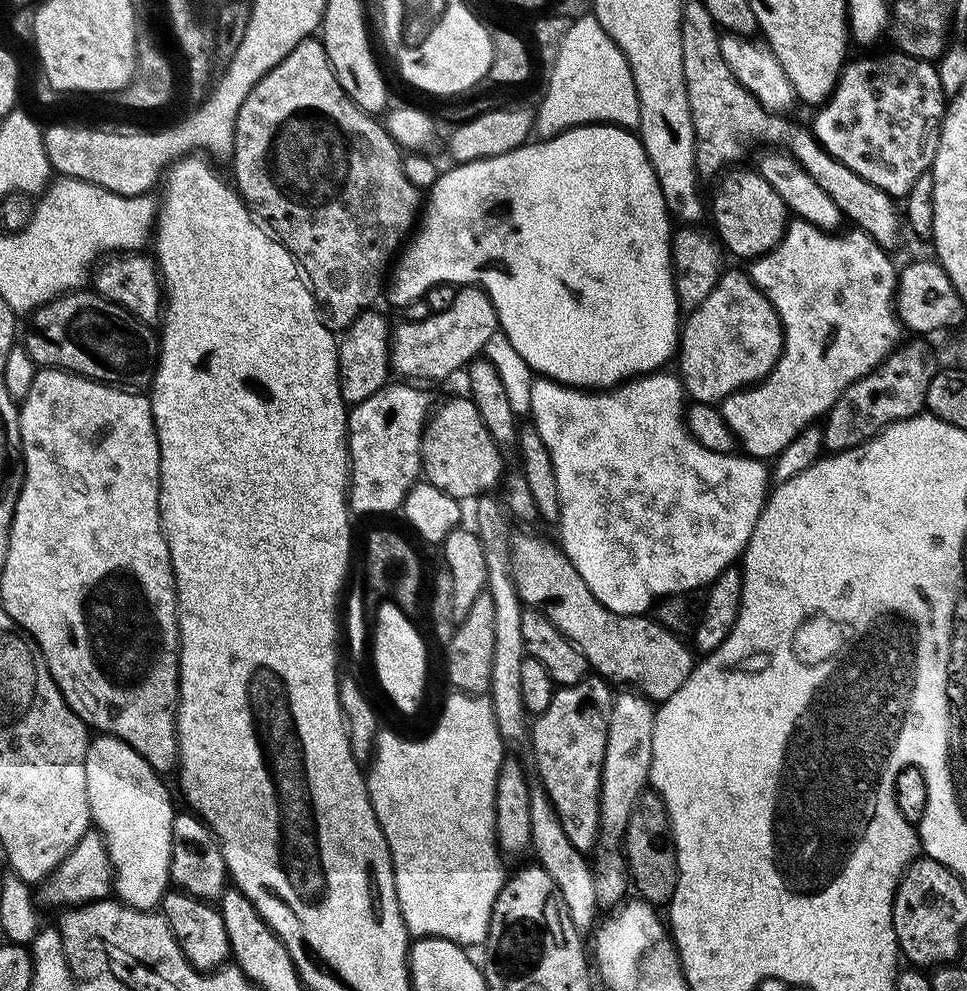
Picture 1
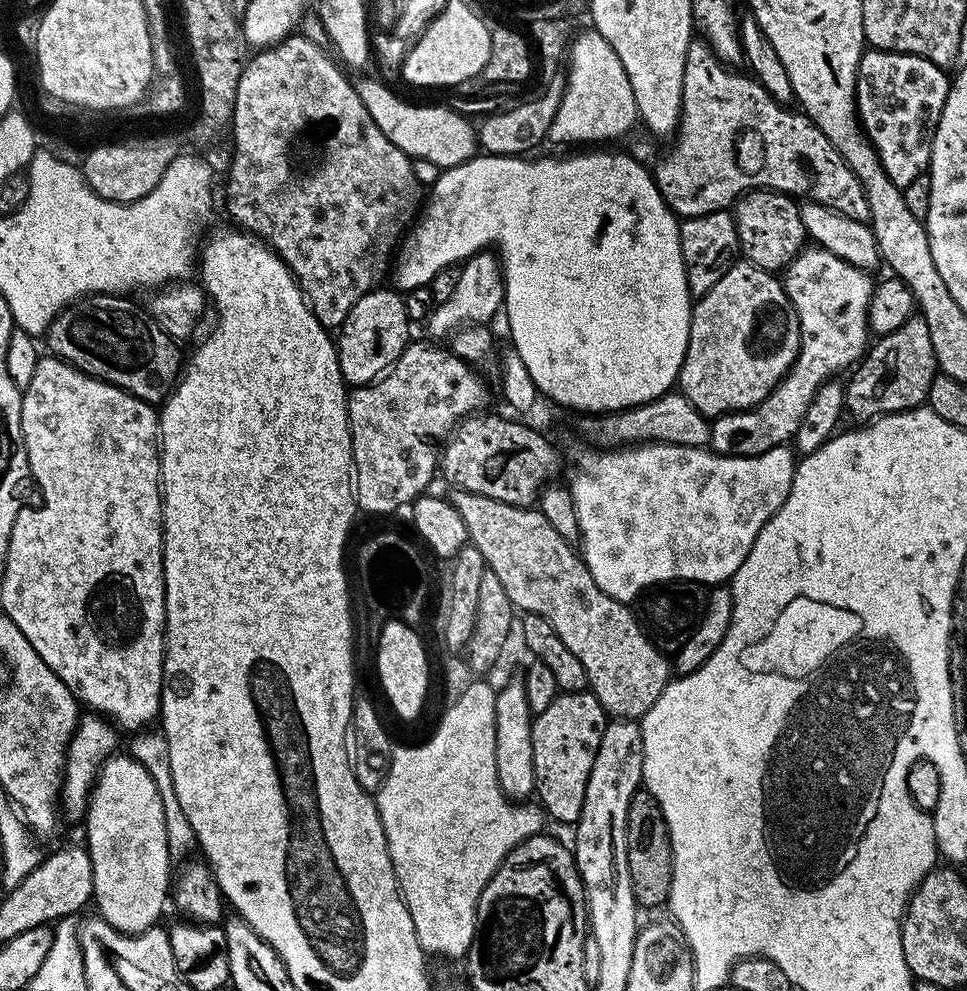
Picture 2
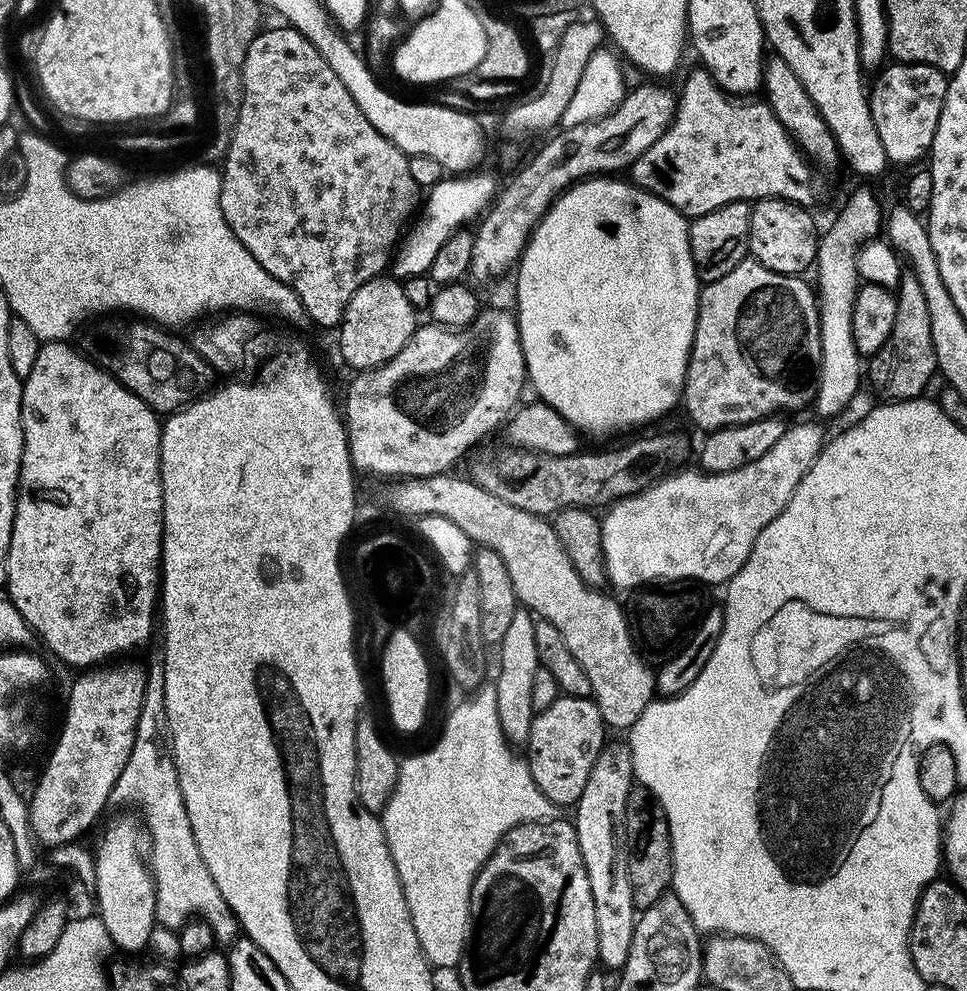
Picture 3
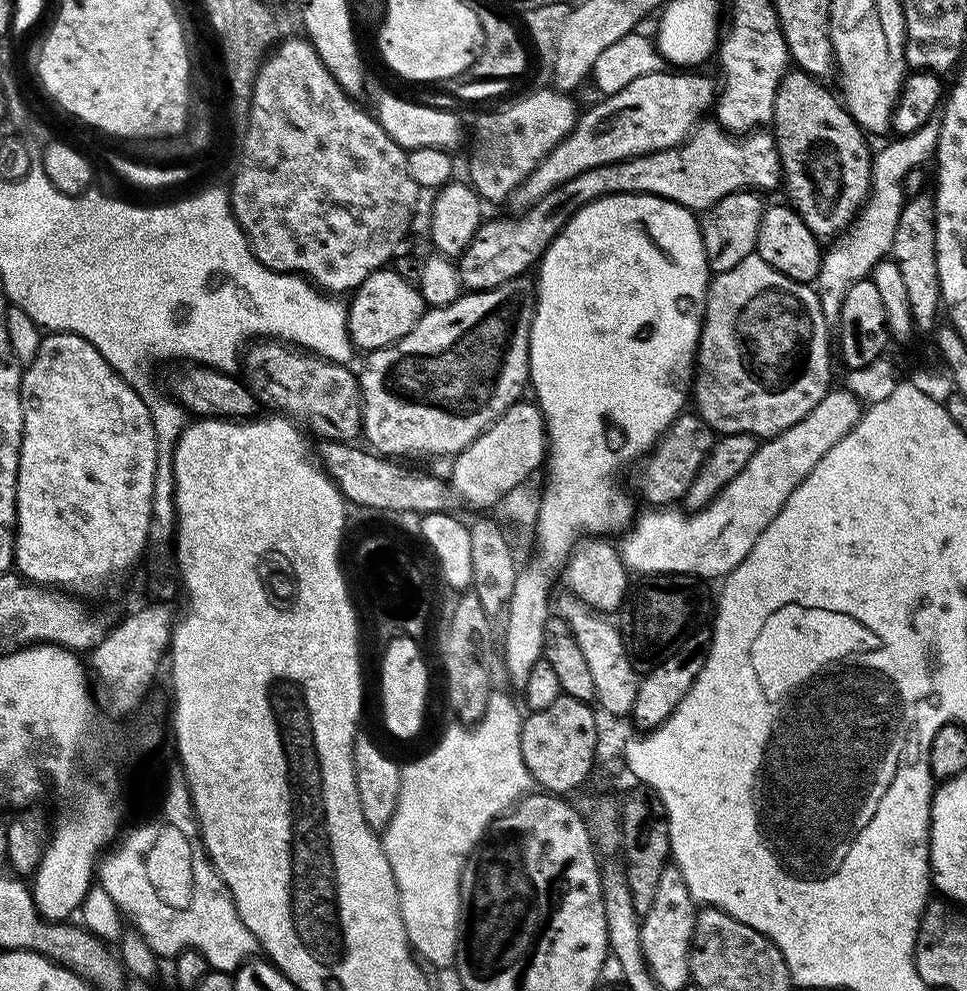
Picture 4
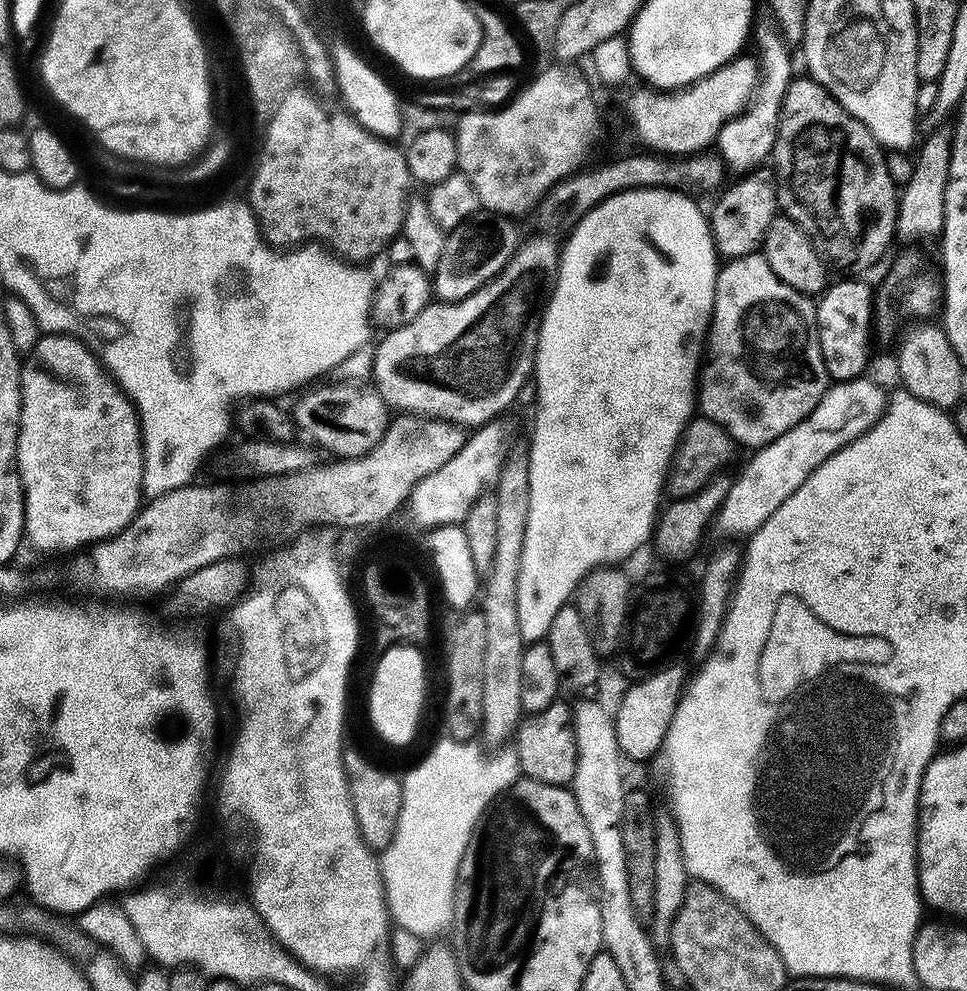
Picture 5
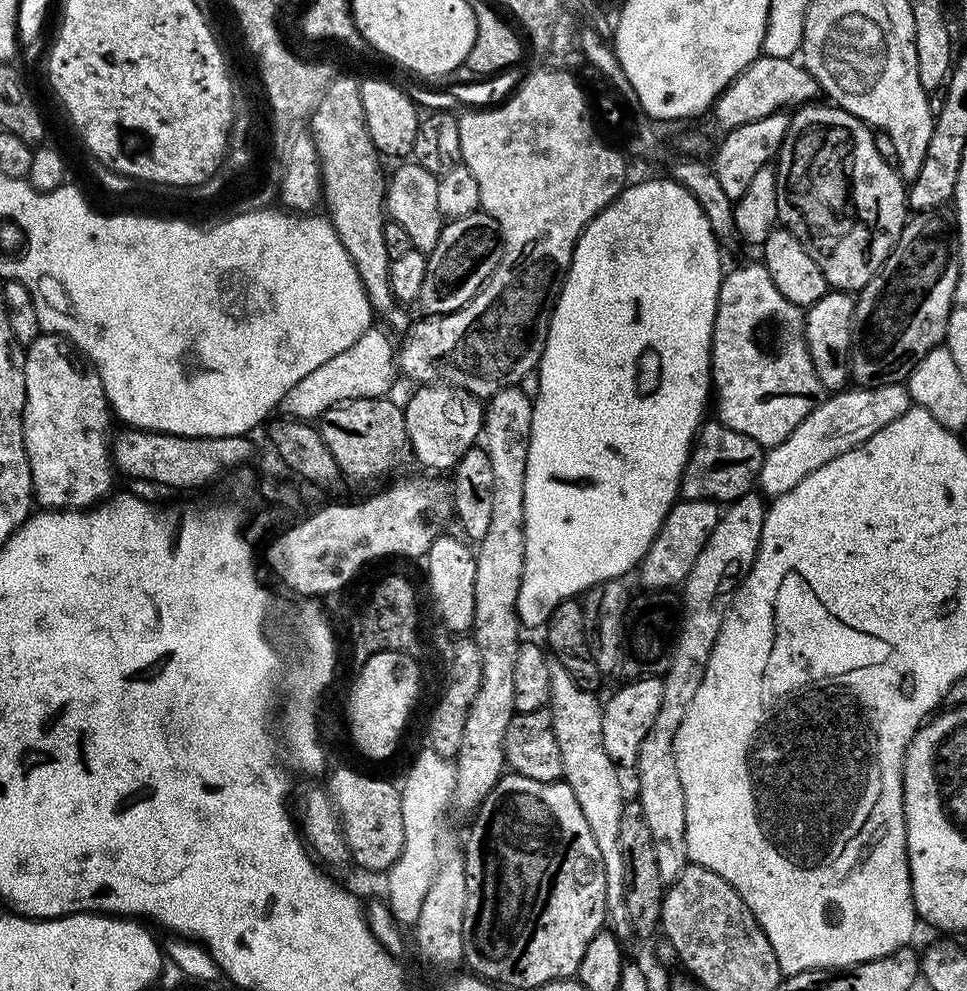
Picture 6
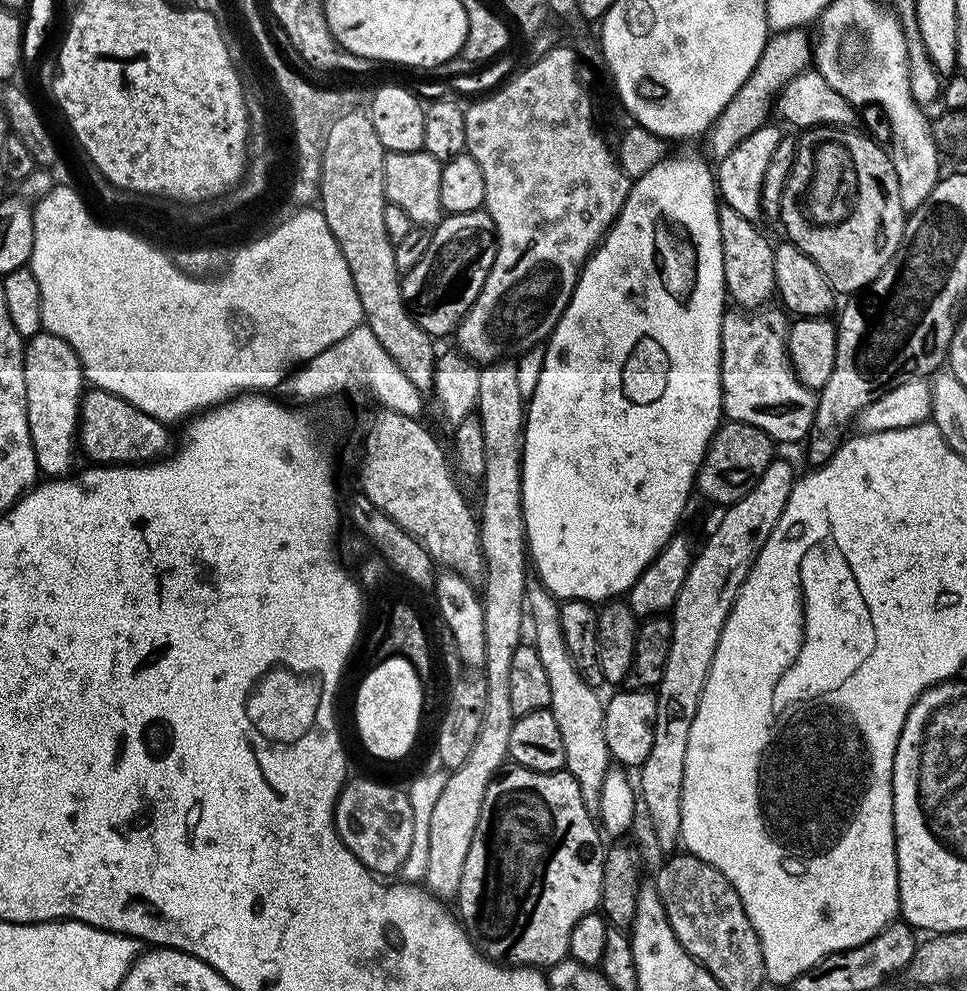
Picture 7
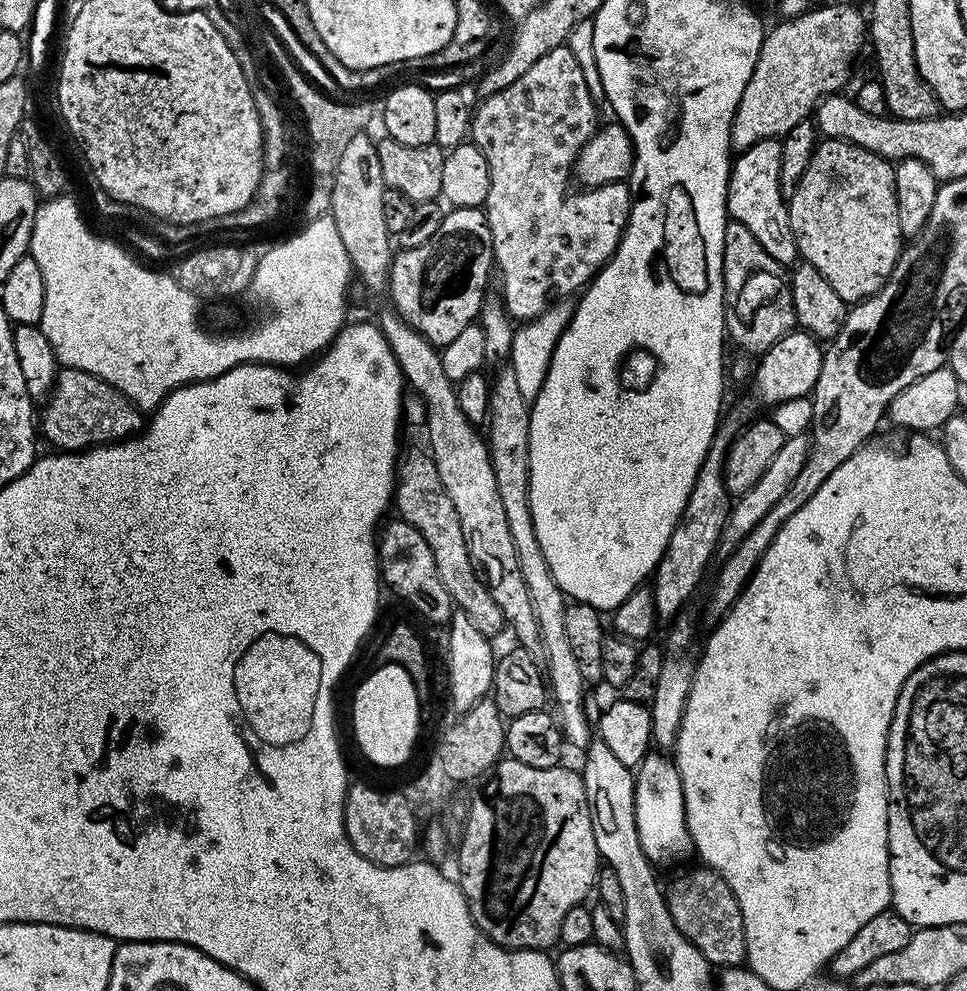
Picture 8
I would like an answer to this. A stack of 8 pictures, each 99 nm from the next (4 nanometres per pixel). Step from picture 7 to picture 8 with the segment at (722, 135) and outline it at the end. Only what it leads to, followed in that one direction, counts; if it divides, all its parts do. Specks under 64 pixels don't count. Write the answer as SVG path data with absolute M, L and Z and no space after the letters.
M828 4L825 8L805 10L798 16L781 19L776 29L765 35L758 62L750 74L750 82L746 82L746 90L742 90L742 98L738 102L738 110L732 119L732 147L737 153L745 152L763 140L782 138L798 122L809 119L813 115L814 106L826 96L841 91L840 88L848 80L848 71L852 68L852 59L866 44L866 16L852 4Z

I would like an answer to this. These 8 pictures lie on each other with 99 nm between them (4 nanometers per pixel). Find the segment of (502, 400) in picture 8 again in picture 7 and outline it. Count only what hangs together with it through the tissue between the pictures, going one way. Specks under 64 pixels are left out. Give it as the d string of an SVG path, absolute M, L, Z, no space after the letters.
M530 578L526 582L524 587L524 602L526 605L526 616L530 621L530 640L531 643L535 644L538 650L538 658L542 658L542 667L546 670L546 678L550 682L550 702L552 703L550 711L554 714L554 722L558 722L558 730L562 733L562 746L566 746L566 762L564 768L570 775L578 782L578 790L582 790L582 798L586 802L586 806L590 810L599 809L600 806L600 795L602 794L602 782L606 778L606 774L610 770L610 757L608 754L608 747L606 746L606 734L604 733L604 705L605 701L600 700L601 693L597 689L592 688L586 682L582 682L582 674L578 674L578 666L574 666L574 662L570 658L570 650L566 650L566 638L562 638L562 622L560 621L560 604L558 603L555 596L551 592L546 590L546 586L540 583L539 579Z

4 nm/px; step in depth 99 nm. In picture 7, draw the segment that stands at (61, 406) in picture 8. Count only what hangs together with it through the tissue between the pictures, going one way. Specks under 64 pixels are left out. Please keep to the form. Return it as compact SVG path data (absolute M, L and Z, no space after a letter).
M89 387L80 401L78 448L92 459L89 461L93 465L151 464L169 451L168 432L169 425L163 420L138 410L138 406L130 406L130 402L101 388Z

